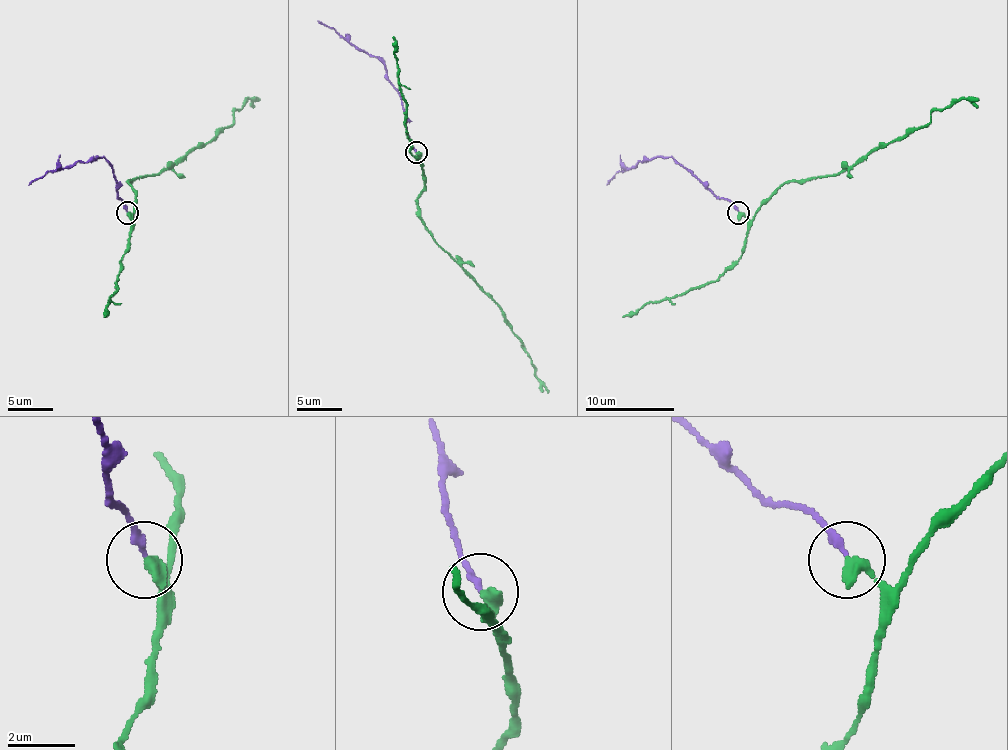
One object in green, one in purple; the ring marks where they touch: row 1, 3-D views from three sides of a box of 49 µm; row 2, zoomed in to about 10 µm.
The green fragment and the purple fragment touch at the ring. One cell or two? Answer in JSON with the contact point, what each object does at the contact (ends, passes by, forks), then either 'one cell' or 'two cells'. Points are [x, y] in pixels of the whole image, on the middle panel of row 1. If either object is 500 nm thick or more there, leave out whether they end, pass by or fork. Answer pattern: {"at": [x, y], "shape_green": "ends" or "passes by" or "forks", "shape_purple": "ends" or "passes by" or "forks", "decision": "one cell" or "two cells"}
{"at": [416, 152], "shape_green": "ends", "shape_purple": "ends", "decision": "two cells"}

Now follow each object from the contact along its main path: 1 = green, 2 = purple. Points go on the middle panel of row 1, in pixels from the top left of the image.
1: (416, 153), (423, 191), (418, 195), (418, 218), (492, 300), (526, 349), (544, 392)
2: (416, 153), (405, 124), (398, 90), (392, 84), (387, 70), (376, 57), (367, 55), (318, 21)

